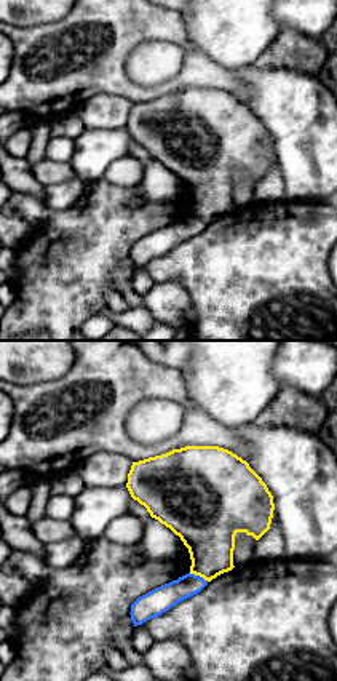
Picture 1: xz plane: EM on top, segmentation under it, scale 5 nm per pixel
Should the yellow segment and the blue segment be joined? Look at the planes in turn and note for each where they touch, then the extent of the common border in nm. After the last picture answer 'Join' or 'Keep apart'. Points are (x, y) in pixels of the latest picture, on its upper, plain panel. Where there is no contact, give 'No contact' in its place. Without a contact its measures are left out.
Touches yellow at (198, 216). Shared border 110 nm

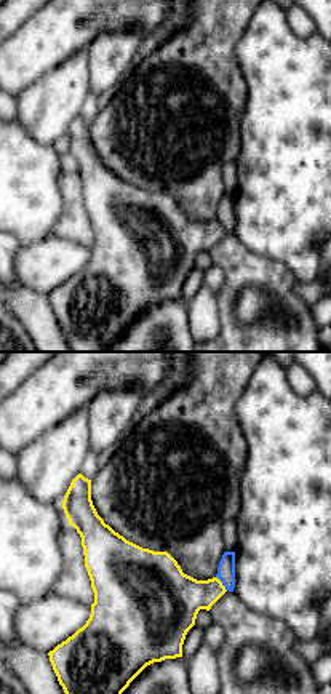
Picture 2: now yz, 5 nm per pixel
Touches yellow at (221, 226). Shared border 90 nm

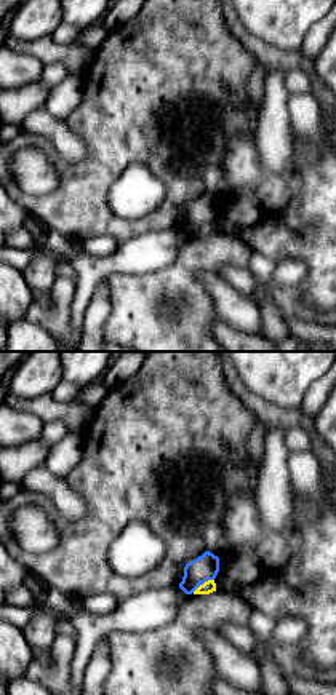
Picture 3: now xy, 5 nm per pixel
Touches yellow at (204, 226). Shared border 130 nm

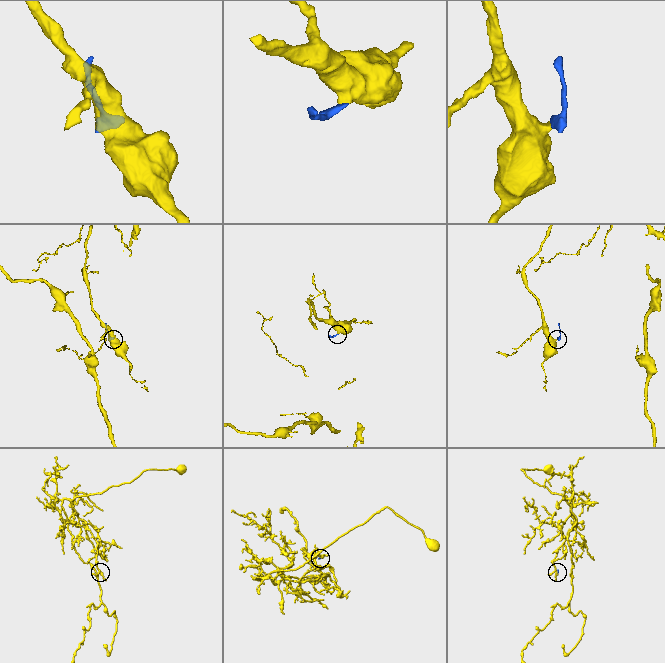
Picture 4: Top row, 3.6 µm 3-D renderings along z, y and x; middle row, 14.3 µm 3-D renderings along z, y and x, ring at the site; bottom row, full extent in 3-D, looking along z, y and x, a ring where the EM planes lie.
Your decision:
Keep apart

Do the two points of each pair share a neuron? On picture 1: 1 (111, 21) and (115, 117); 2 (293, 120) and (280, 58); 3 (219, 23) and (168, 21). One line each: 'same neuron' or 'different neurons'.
1: different neurons
2: different neurons
3: different neurons

